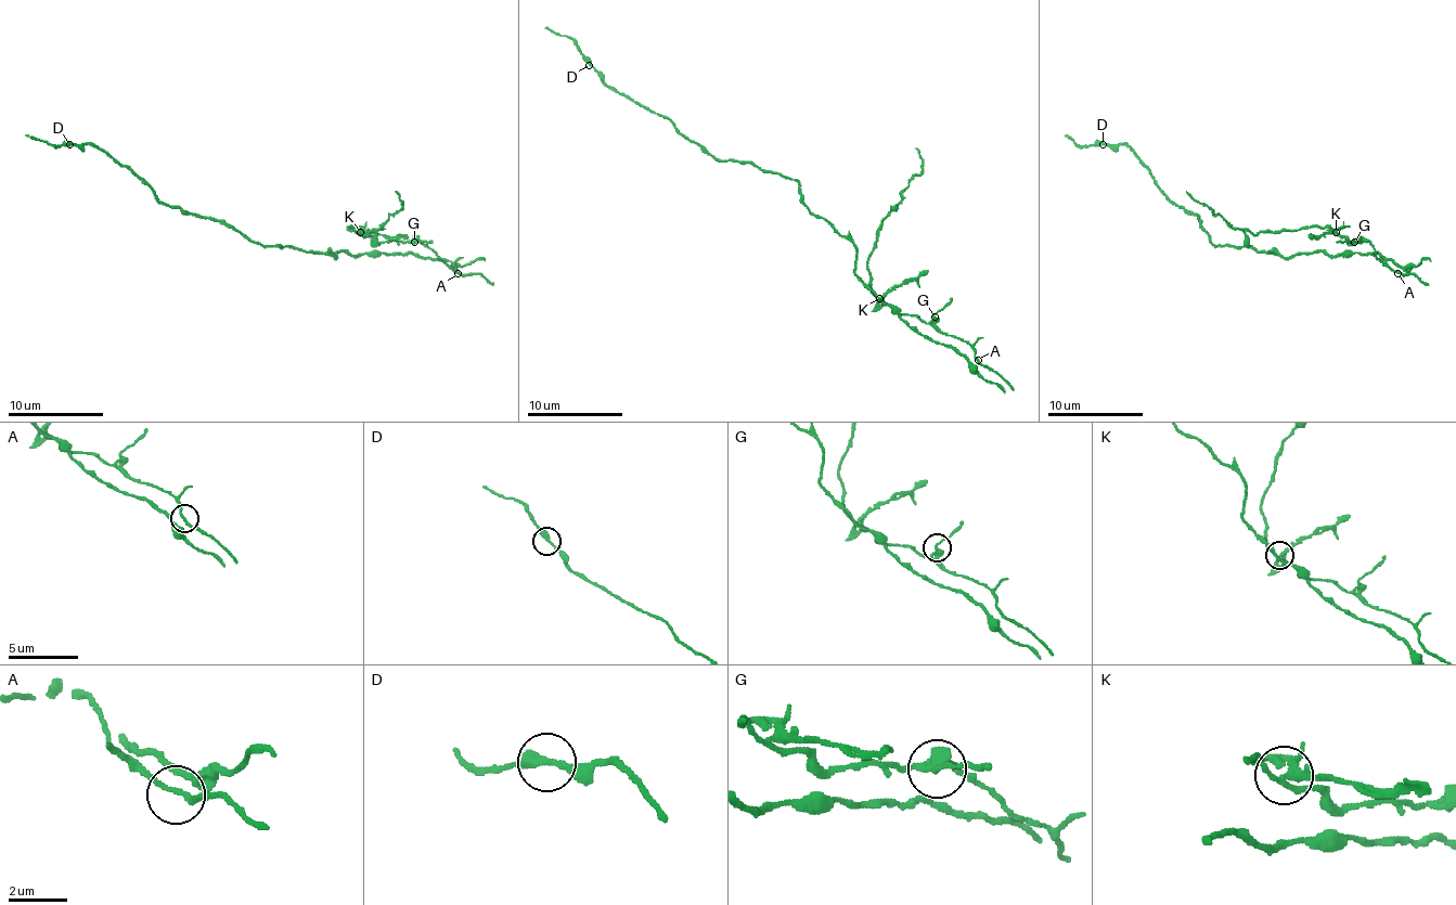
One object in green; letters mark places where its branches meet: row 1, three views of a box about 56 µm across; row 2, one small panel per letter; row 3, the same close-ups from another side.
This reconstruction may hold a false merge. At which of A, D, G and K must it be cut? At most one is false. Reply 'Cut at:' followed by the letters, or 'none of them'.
Cut at: K

